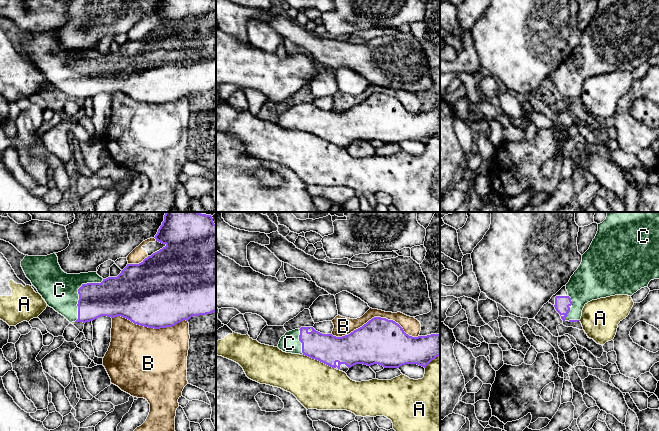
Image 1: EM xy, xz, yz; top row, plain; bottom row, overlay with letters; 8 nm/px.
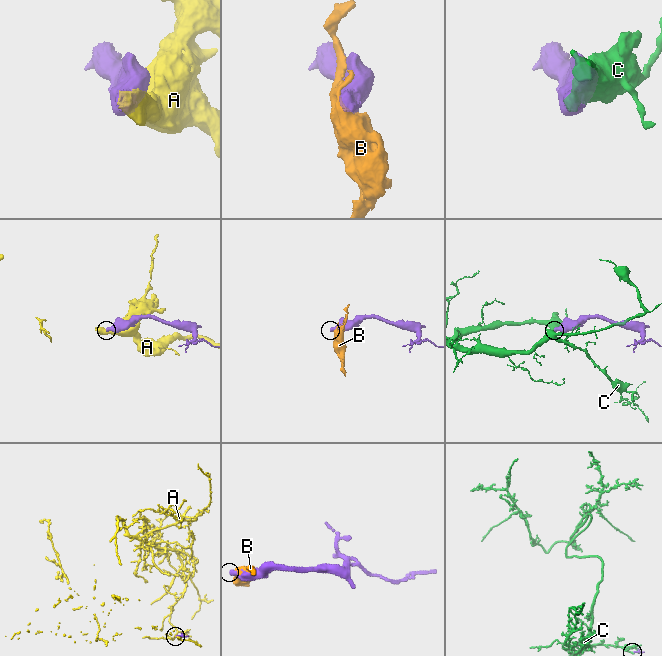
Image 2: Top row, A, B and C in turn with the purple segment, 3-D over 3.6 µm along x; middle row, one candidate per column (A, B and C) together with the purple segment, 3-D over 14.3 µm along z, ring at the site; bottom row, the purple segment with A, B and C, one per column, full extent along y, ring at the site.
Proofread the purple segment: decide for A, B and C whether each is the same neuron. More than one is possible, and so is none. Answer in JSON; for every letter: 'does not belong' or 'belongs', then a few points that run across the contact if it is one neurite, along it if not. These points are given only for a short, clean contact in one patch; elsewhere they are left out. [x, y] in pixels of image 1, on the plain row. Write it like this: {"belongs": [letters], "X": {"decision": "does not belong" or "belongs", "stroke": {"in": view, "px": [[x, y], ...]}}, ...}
{"belongs": ["C"], "A": {"decision": "does not belong"}, "B": {"decision": "does not belong"}, "C": {"decision": "belongs"}}

